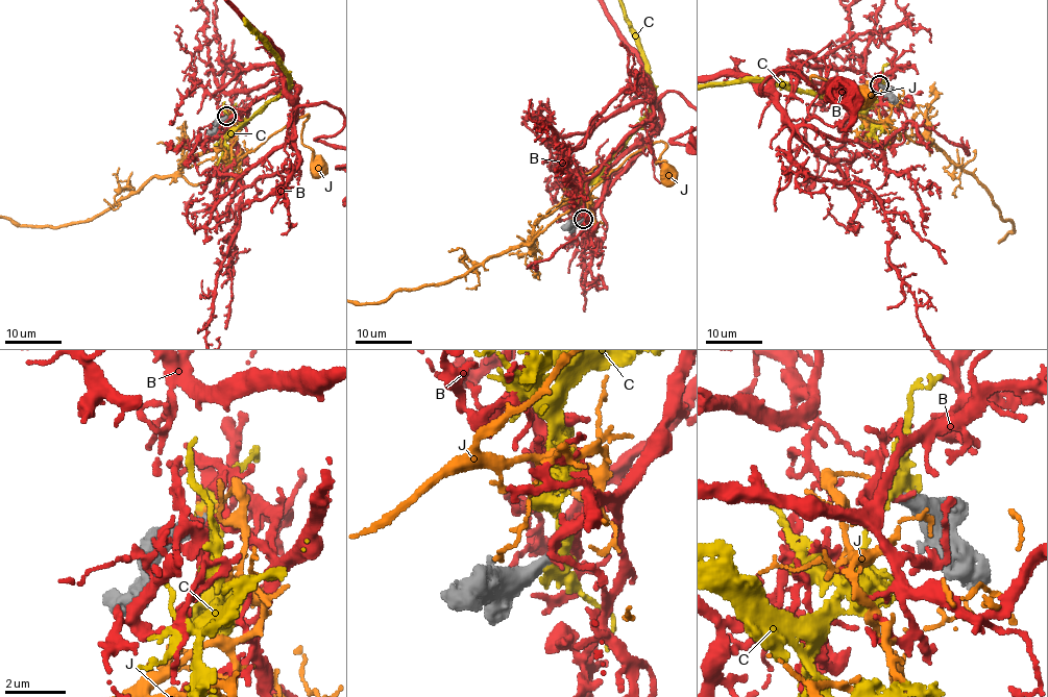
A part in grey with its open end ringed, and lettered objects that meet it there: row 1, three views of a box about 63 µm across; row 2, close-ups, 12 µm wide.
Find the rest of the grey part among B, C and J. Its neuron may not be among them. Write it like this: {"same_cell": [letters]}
{"same_cell": []}

